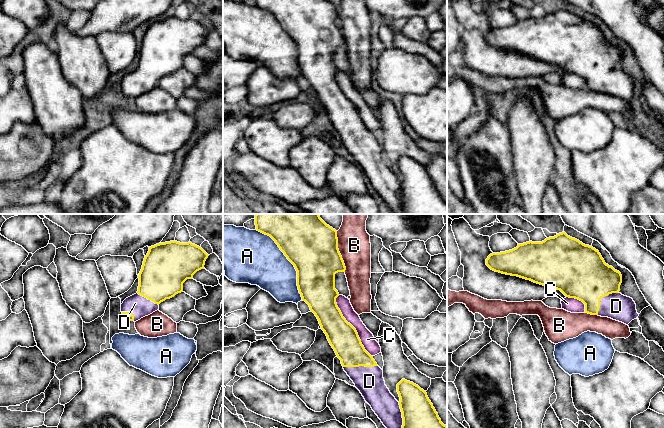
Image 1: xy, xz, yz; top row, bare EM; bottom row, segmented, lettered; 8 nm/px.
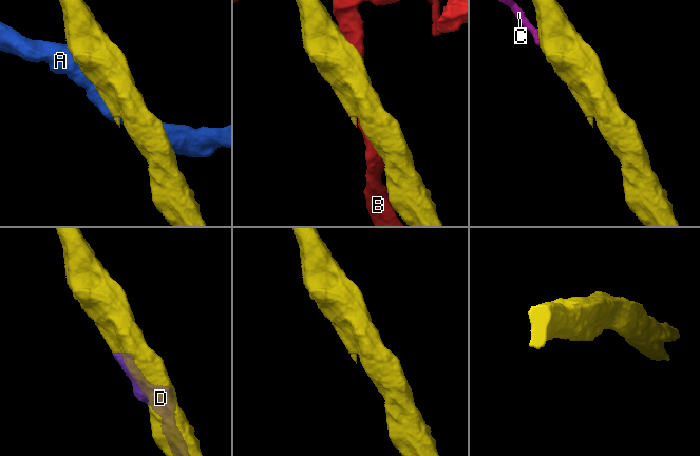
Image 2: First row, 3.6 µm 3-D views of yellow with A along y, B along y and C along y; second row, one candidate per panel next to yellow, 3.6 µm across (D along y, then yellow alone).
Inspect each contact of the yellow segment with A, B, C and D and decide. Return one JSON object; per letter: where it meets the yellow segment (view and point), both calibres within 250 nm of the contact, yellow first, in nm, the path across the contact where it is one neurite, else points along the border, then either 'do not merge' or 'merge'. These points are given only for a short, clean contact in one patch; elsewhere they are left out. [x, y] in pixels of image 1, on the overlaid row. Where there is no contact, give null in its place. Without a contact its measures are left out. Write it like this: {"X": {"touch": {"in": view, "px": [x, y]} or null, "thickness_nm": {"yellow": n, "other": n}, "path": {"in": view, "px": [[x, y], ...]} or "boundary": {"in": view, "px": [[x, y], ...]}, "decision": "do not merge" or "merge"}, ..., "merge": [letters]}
{"A": {"touch": {"in": "xz", "px": [289, 260]}, "thickness_nm": {"yellow": 420, "other": 400}, "decision": "do not merge"}, "B": {"touch": {"in": "xz", "px": [338, 251]}, "thickness_nm": {"yellow": 420, "other": 260}, "decision": "do not merge"}, "C": {"touch": {"in": "xz", "px": [352, 326]}, "thickness_nm": {"yellow": 240, "other": 110}, "decision": "do not merge"}, "D": {"touch": {"in": "xz", "px": [360, 365]}, "thickness_nm": {"yellow": 240, "other": 220}, "decision": "merge"}, "merge": ["D"]}

